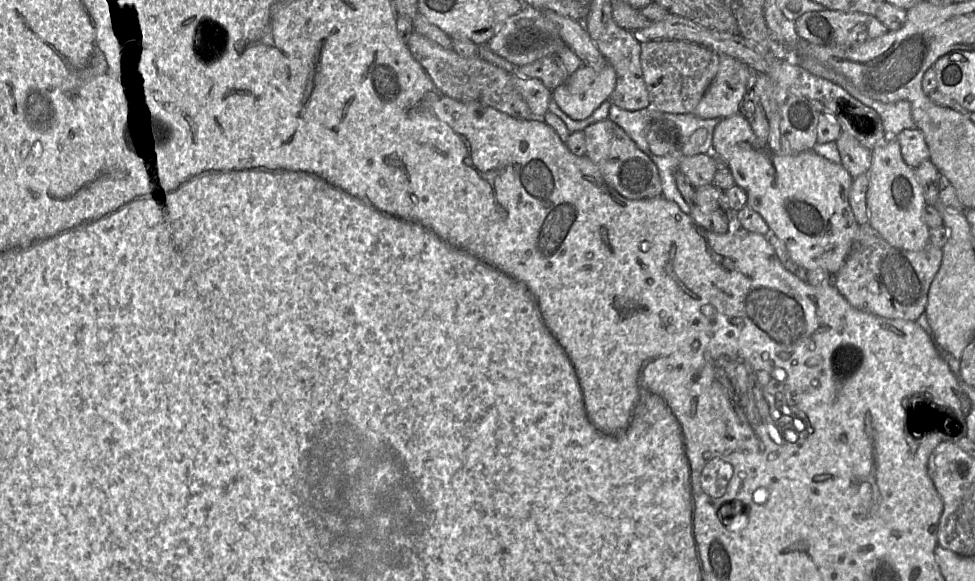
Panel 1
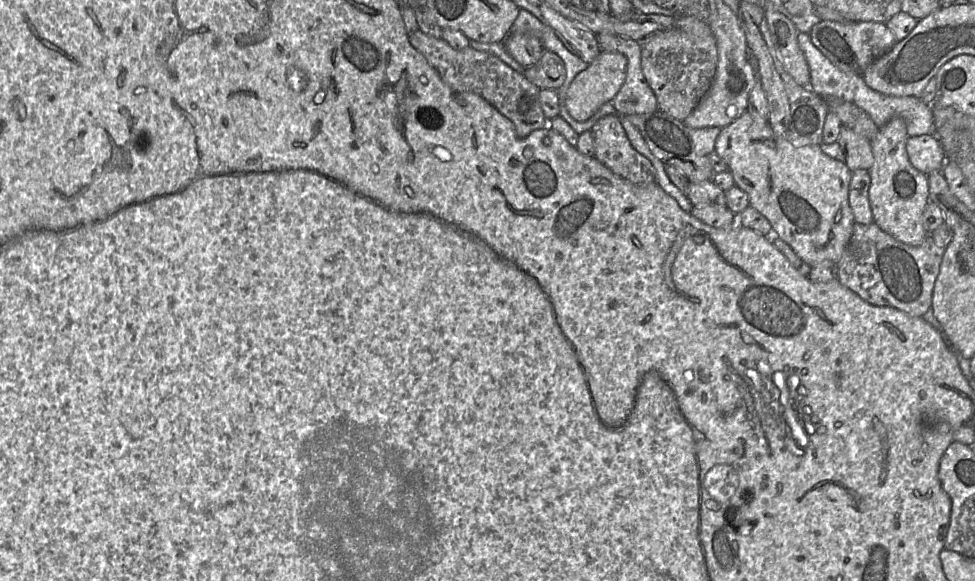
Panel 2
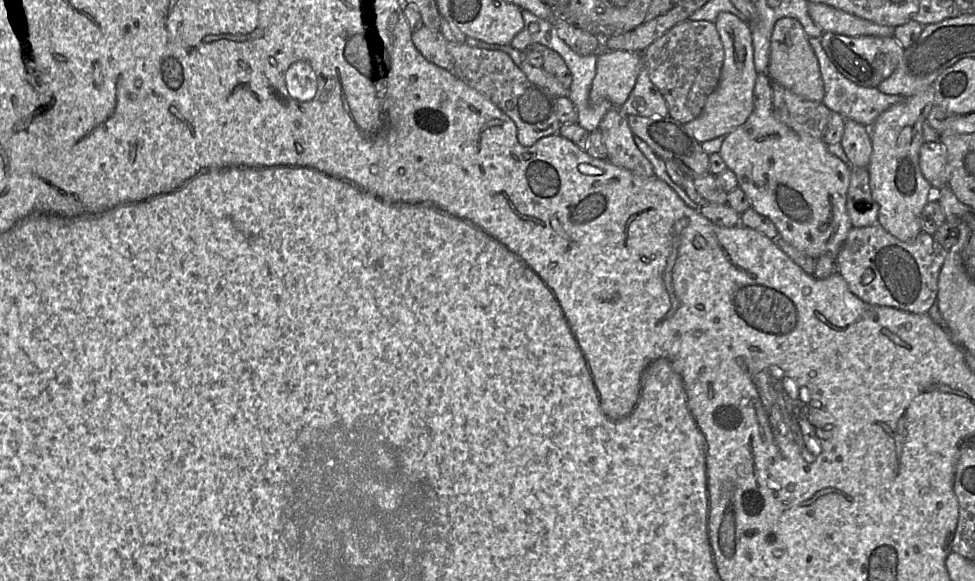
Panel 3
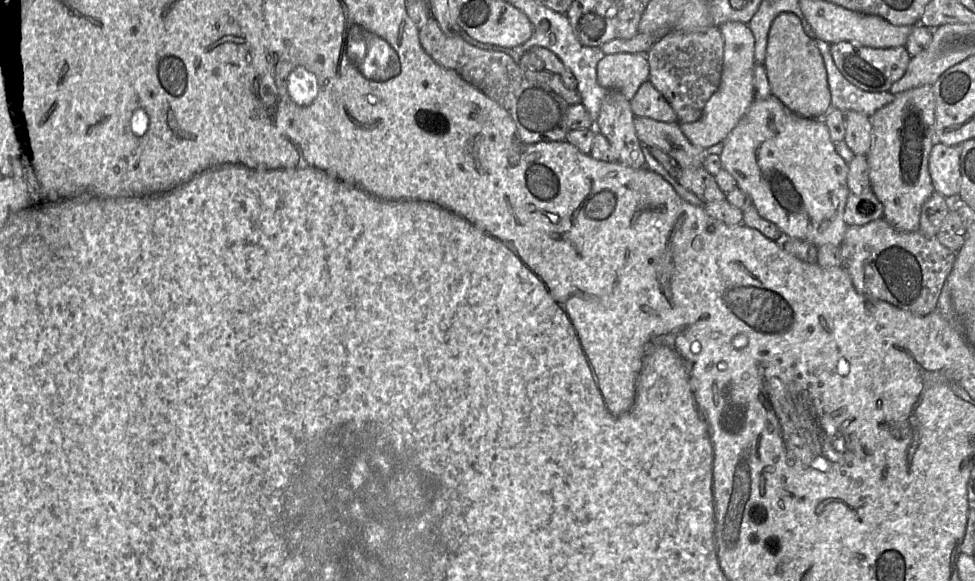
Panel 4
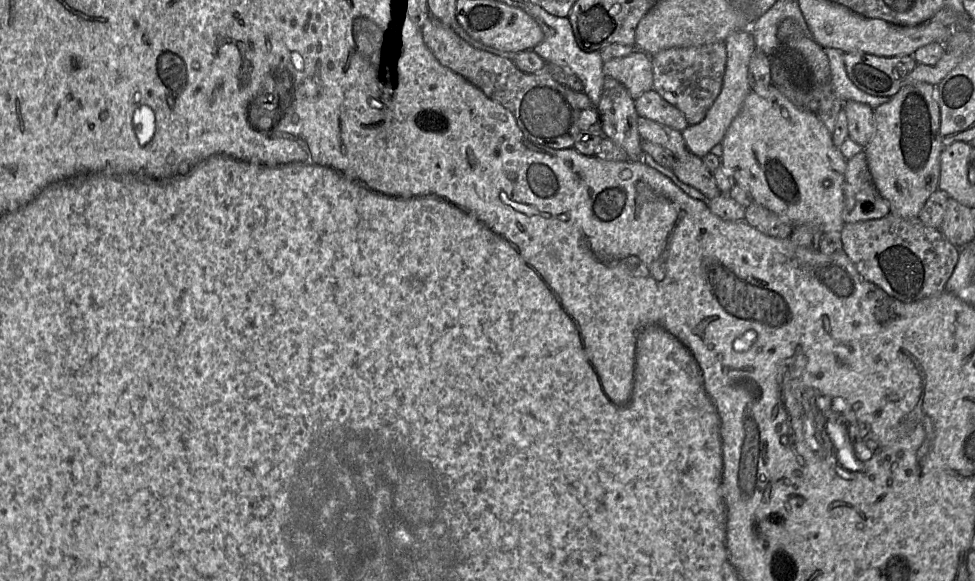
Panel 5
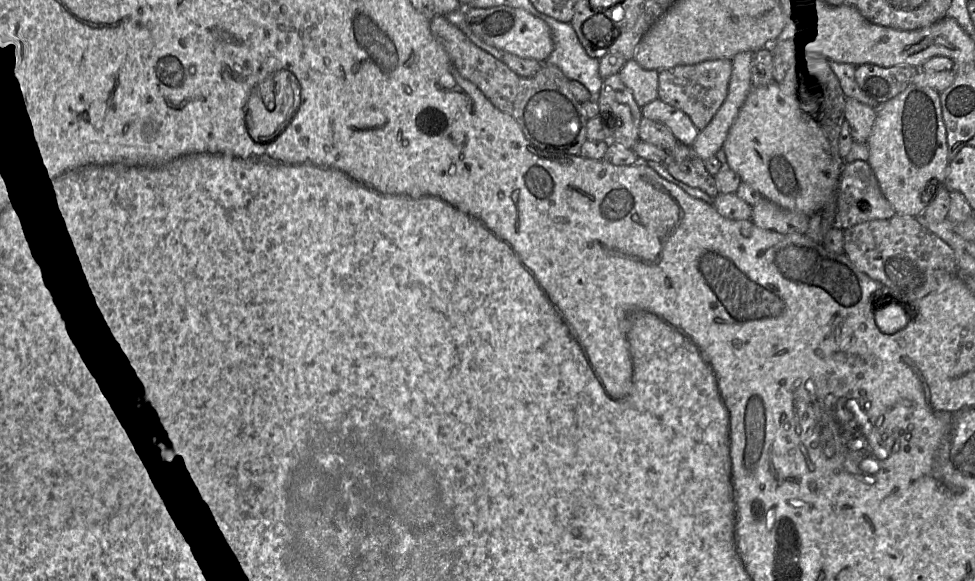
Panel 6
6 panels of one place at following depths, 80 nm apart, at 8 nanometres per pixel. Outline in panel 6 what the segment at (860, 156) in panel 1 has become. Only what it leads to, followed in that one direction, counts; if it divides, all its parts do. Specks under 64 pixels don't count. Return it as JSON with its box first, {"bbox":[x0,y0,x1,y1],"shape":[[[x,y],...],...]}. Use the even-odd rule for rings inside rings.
{"bbox":[845,98,876,143],"shape":[[[846,98],[845,119],[851,127],[854,141],[866,143],[876,120],[876,109],[854,98]]]}

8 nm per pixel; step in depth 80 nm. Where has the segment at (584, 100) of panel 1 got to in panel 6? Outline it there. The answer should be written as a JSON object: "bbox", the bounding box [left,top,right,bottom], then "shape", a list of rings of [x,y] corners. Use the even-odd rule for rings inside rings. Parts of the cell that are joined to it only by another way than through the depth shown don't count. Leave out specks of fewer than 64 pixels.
{"bbox":[618,58,659,108],"shape":[[[633,58],[626,61],[618,74],[640,108],[659,98],[658,71],[642,68]]]}

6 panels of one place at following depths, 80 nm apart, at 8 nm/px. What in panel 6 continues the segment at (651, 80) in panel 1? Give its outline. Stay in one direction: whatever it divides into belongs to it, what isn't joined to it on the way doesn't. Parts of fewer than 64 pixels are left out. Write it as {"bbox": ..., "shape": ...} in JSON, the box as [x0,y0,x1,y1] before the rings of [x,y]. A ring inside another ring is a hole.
{"bbox":[658,60,732,130],"shape":[[[706,60],[697,64],[677,65],[658,72],[658,96],[663,102],[683,111],[698,130],[703,130],[722,105],[728,90],[732,61]]]}

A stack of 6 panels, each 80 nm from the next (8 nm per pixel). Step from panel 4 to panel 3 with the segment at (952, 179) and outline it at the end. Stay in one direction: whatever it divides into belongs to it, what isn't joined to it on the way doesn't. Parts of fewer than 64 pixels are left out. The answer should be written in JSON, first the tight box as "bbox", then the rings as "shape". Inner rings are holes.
{"bbox":[919,141,948,191],"shape":[[[940,141],[923,143],[919,153],[919,166],[935,191],[948,186],[947,150]]]}

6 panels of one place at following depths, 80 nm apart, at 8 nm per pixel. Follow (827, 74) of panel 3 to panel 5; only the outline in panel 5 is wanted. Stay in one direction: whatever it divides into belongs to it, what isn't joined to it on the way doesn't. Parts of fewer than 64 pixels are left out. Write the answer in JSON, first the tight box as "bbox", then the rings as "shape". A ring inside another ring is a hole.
{"bbox":[824,48,890,109],"shape":[[[824,48],[824,51],[830,64],[832,86],[843,102],[856,101],[876,109],[890,100],[888,97],[870,95],[854,85],[847,74],[842,51],[836,48]]]}

